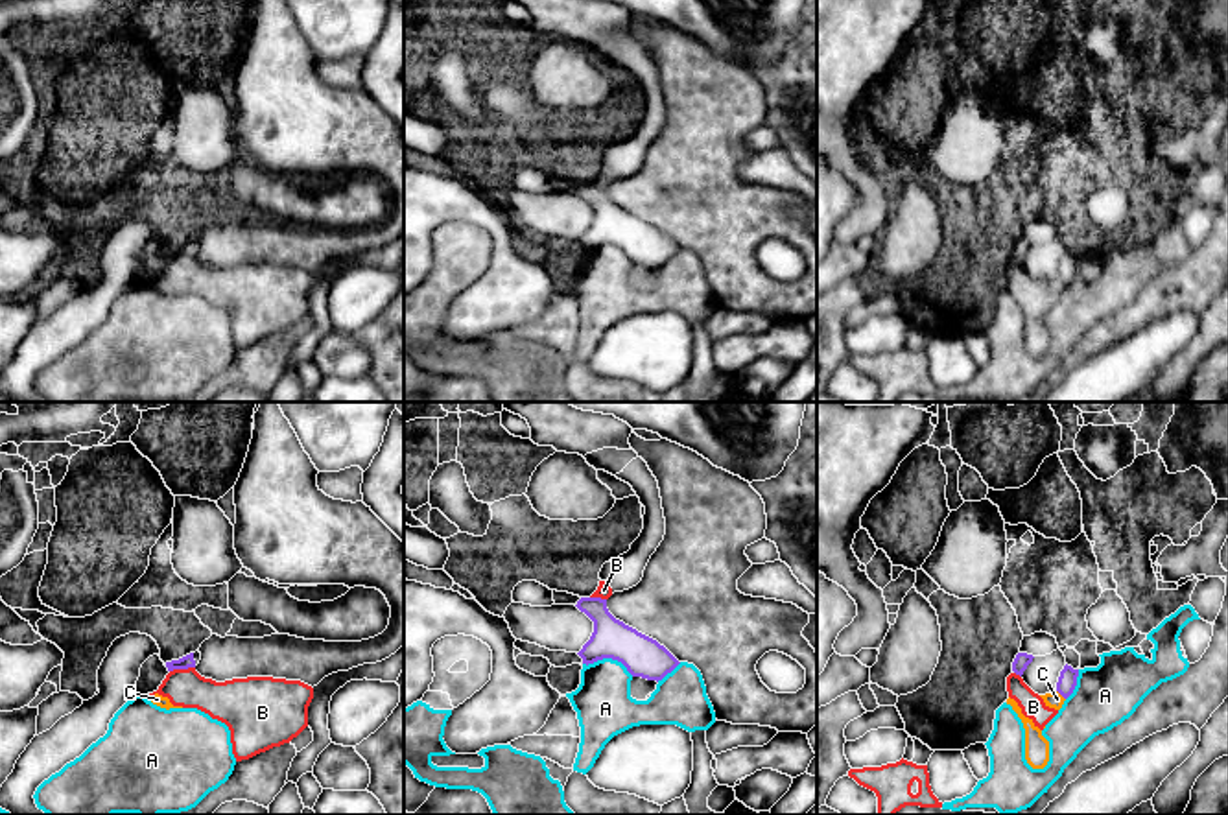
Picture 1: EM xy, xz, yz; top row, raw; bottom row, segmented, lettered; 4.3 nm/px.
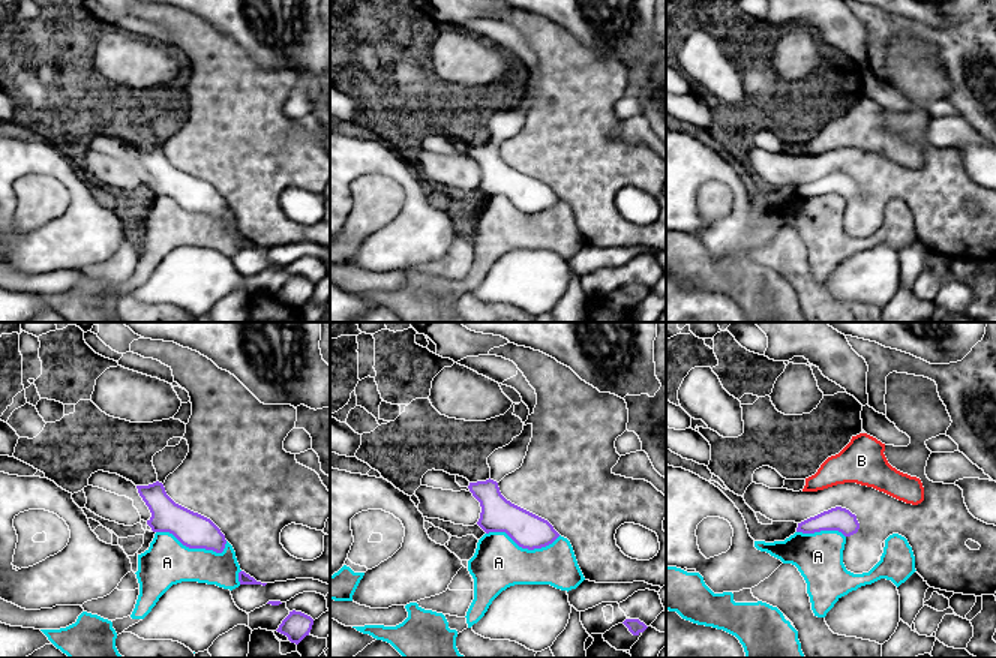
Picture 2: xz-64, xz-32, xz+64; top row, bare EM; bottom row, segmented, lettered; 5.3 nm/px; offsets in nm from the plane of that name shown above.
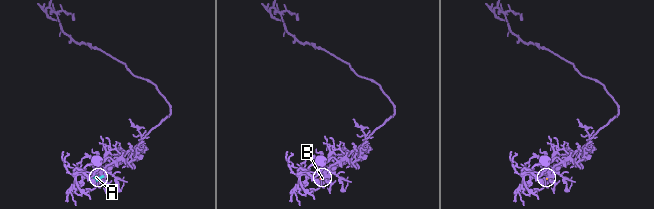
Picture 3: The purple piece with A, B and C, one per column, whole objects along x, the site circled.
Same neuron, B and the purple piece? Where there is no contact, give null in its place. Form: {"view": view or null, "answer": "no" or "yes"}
{"view": "xy", "answer": "no"}

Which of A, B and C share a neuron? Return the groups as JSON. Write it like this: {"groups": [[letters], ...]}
{"groups": [["A", "B", "C"]]}

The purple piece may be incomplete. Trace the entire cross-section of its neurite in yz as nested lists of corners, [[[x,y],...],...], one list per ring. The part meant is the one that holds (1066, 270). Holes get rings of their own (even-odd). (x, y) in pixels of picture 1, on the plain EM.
[[[1064,253],[1064,256],[1060,258],[1058,269],[1057,269],[1057,278],[1068,286],[1075,273],[1077,273],[1077,264],[1079,264],[1079,256],[1073,256],[1071,253]]]

